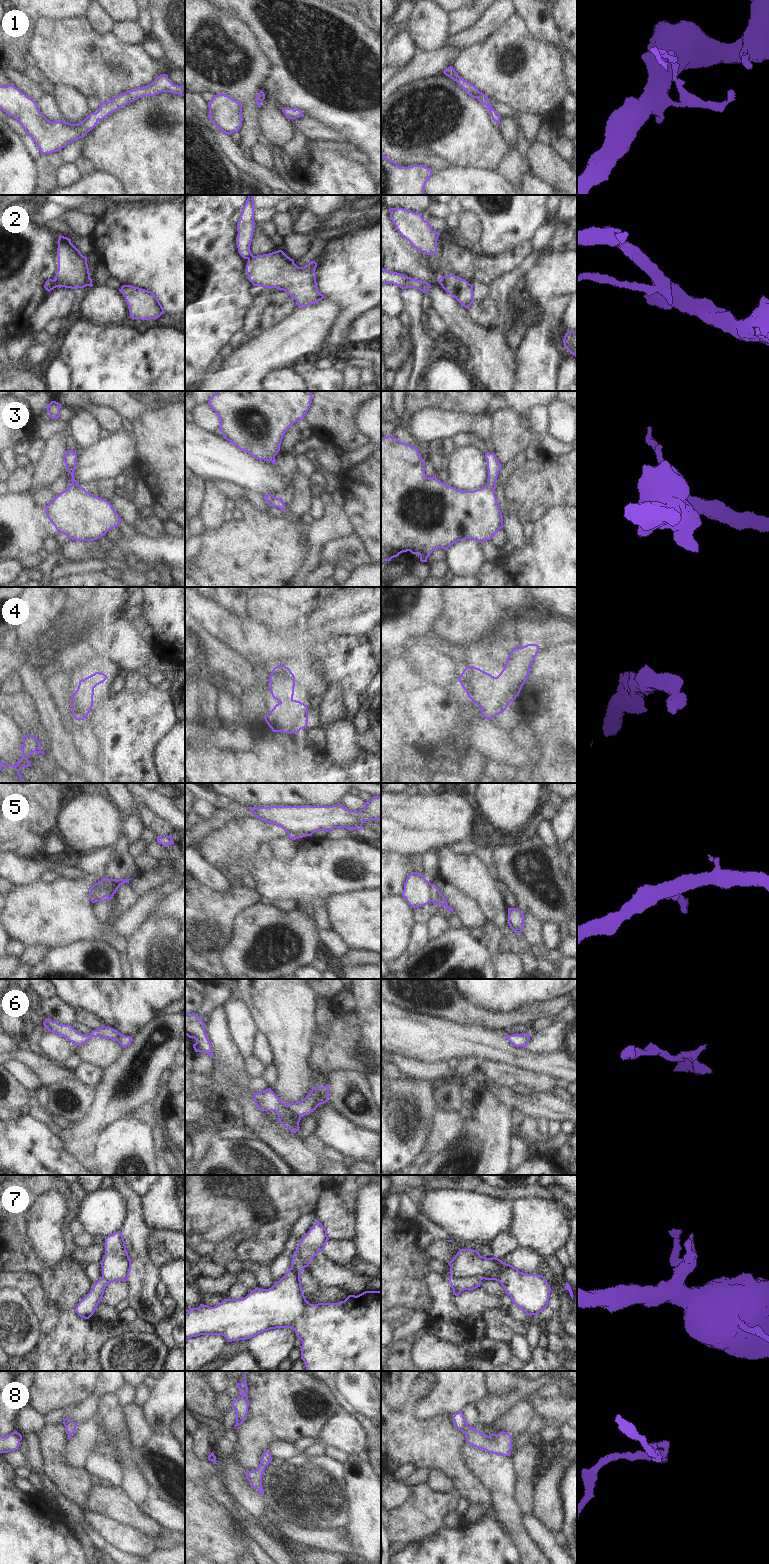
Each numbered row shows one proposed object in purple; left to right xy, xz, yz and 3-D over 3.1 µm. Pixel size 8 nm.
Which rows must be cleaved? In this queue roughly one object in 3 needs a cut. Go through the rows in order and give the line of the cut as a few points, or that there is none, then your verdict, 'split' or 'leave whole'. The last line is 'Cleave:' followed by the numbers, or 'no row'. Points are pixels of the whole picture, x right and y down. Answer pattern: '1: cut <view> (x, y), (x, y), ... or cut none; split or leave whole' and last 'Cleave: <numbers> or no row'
1: cut none; leave whole
2: cut xy (53, 280), (54, 287); split
3: cut xy (72, 484), (84, 489); split
4: cut none; leave whole
5: cut xy (94, 886), (95, 901); split
6: cut xz (286, 1104), (290, 1110), (300, 1115); split
7: cut yz (449, 1278), (465, 1279), (477, 1277), (480, 1280); split
8: cut none; leave whole
Cleave: 2, 3, 5, 6, 7

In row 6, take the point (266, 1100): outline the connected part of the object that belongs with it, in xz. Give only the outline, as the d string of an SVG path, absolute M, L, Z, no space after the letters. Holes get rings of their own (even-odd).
M271 1088L253 1095L257 1108L261 1111L275 1111L278 1114L278 1121L292 1133L299 1130L301 1115L287 1108L287 1104L271 1090Z

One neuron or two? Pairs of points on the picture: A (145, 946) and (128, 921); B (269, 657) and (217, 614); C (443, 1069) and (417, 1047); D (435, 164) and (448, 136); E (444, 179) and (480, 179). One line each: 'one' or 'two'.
A: two
B: one
C: two
D: two
E: one

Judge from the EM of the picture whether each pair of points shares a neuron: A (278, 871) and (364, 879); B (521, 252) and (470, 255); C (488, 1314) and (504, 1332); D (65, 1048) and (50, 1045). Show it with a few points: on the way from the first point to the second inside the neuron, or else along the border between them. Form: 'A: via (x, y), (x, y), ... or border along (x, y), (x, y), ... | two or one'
A: via (299, 871), (343, 871) | one
B: via (508, 261), (483, 261) | one
C: border along (487, 1326), (502, 1324), (516, 1334) | two
D: via (61, 1048), (54, 1047) | one

